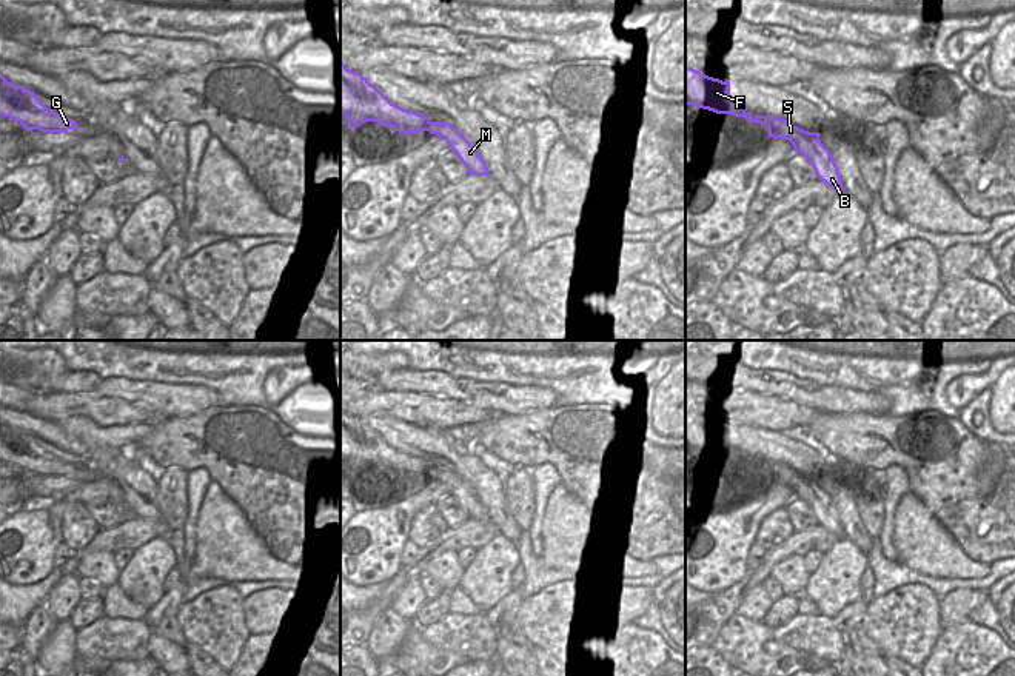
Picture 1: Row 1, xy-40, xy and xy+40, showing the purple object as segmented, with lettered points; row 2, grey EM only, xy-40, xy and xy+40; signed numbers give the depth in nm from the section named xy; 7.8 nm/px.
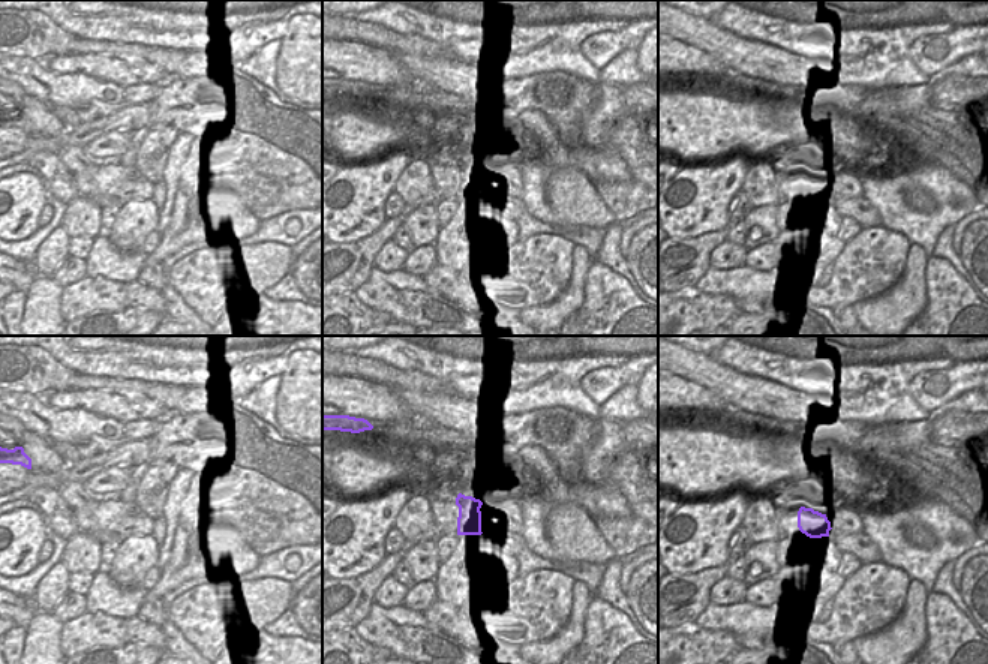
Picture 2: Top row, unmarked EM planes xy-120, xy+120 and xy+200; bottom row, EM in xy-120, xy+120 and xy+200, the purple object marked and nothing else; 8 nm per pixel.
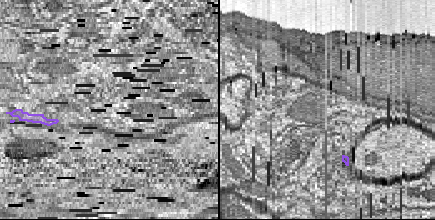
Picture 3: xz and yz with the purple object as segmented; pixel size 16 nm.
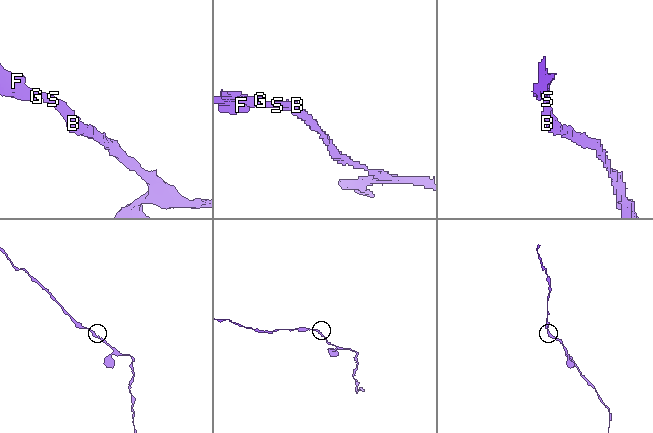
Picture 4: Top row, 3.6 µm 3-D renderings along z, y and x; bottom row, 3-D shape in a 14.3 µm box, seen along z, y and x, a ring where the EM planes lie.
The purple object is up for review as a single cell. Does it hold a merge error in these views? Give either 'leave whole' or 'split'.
leave whole

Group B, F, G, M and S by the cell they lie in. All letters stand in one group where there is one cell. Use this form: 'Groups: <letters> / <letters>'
Groups: B F G M S

